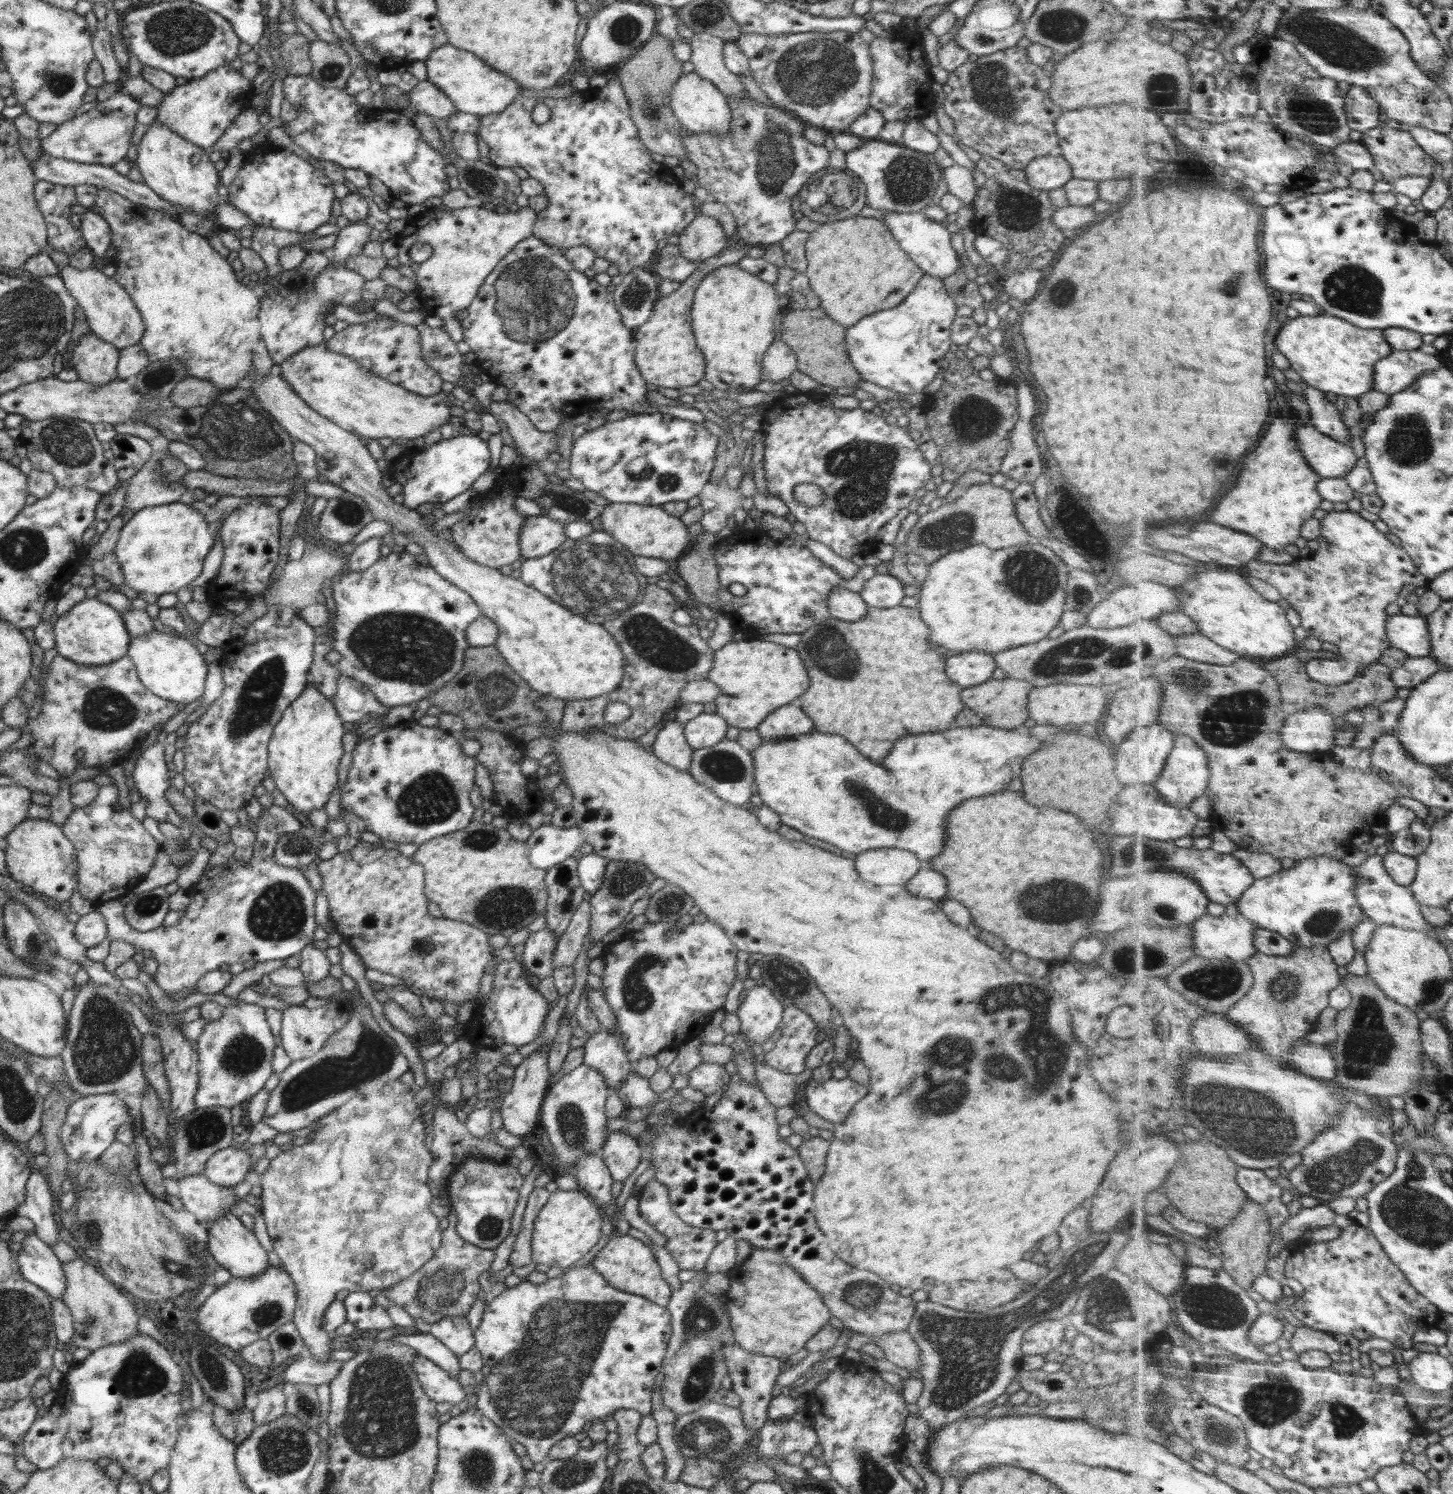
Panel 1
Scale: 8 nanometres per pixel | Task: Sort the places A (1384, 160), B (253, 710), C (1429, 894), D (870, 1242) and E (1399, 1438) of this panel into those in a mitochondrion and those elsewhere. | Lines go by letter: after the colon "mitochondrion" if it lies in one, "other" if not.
A: other
B: mitochondrion
C: other
D: other
E: other

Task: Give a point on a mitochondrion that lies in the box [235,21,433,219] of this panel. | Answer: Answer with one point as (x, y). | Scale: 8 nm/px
(332, 71)

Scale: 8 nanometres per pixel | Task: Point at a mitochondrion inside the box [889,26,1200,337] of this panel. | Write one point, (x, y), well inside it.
(989, 84)

